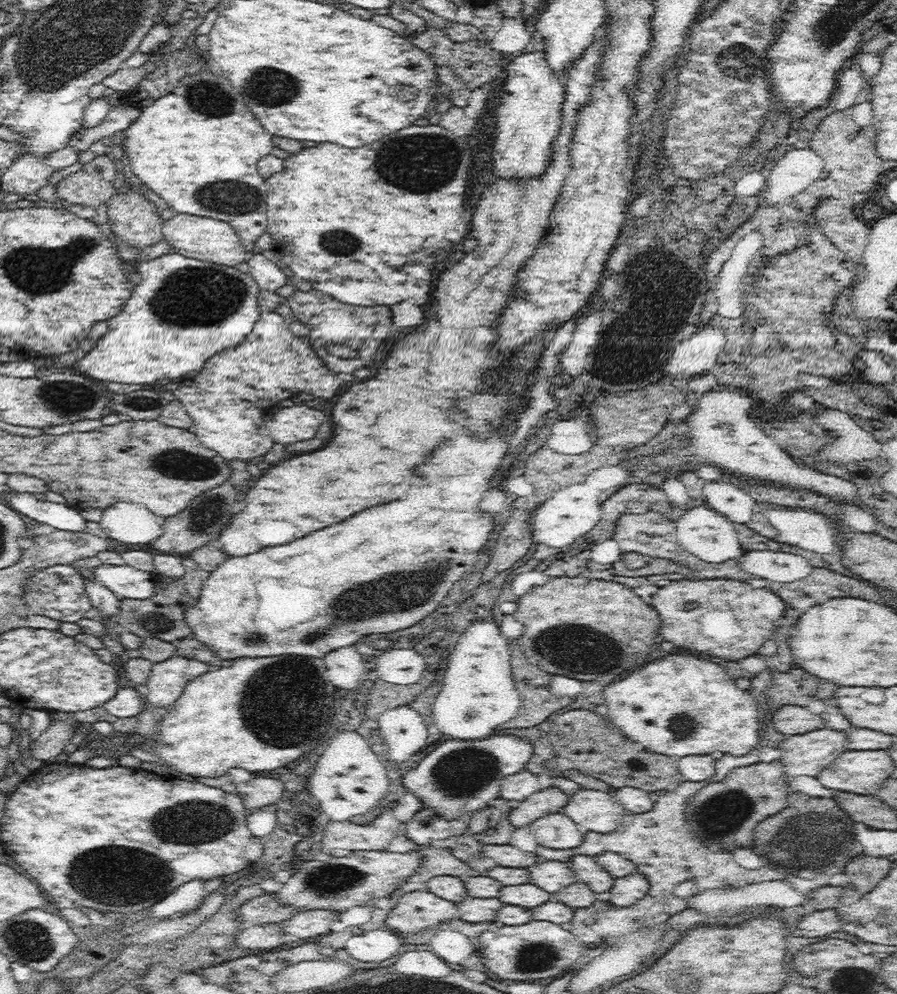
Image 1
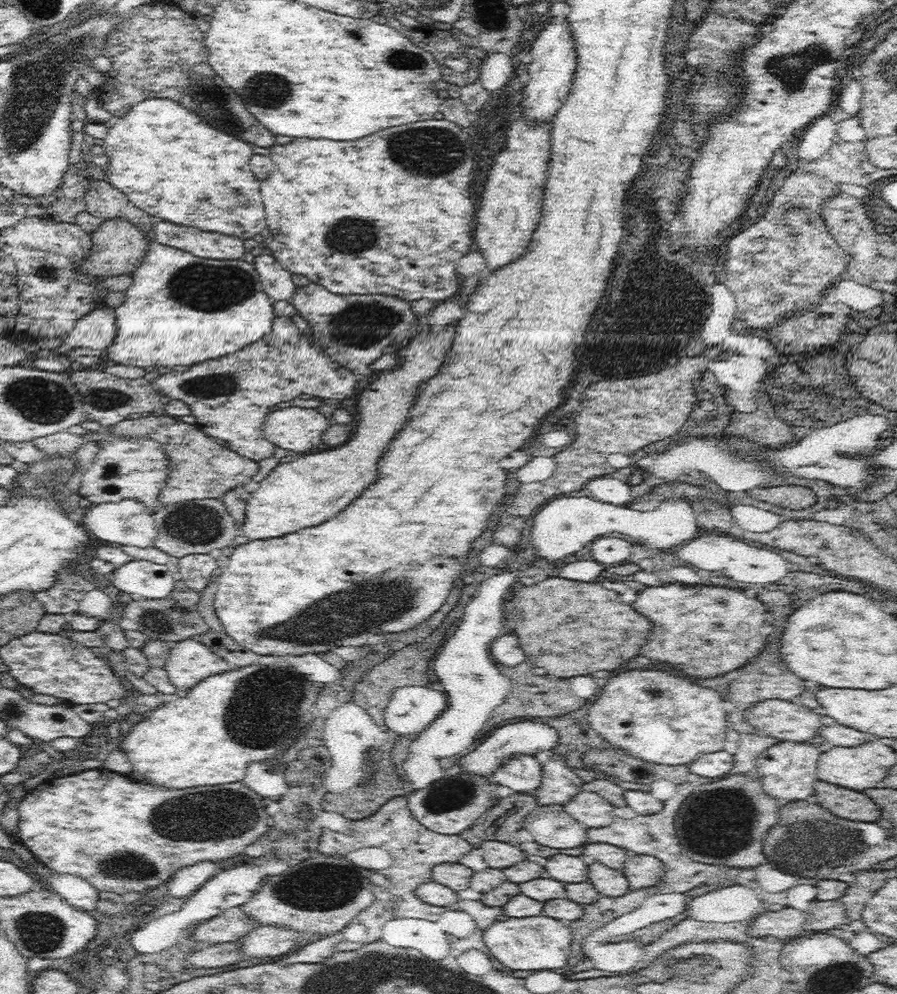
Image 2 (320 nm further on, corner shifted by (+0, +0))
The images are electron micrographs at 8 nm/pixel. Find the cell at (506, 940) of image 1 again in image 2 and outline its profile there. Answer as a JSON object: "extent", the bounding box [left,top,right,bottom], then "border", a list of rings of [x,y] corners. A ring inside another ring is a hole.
{"extent":[483,914,572,970],"border":[[[544,914],[536,916],[527,916],[524,918],[500,918],[490,924],[483,930],[484,944],[490,949],[490,954],[496,957],[500,963],[512,970],[554,970],[554,968],[563,968],[568,962],[568,948],[572,944],[572,929],[564,926],[560,920],[550,918]]]}

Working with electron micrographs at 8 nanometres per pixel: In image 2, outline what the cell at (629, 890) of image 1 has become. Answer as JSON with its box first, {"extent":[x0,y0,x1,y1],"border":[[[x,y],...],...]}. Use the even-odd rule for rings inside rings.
{"extent":[623,856,665,890],"border":[[[632,856],[623,865],[631,890],[654,886],[664,876],[665,865],[652,856]]]}

